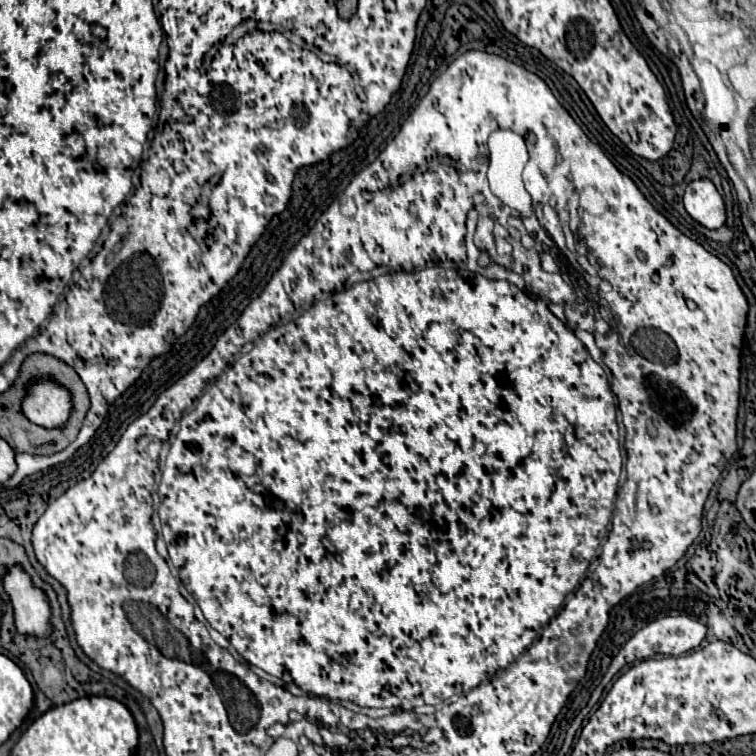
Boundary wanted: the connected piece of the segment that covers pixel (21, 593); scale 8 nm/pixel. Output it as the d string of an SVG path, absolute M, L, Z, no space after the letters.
M20 567L8 569L4 575L4 589L14 605L14 619L18 631L24 635L46 637L50 633L50 605L46 595L32 587L30 577Z

